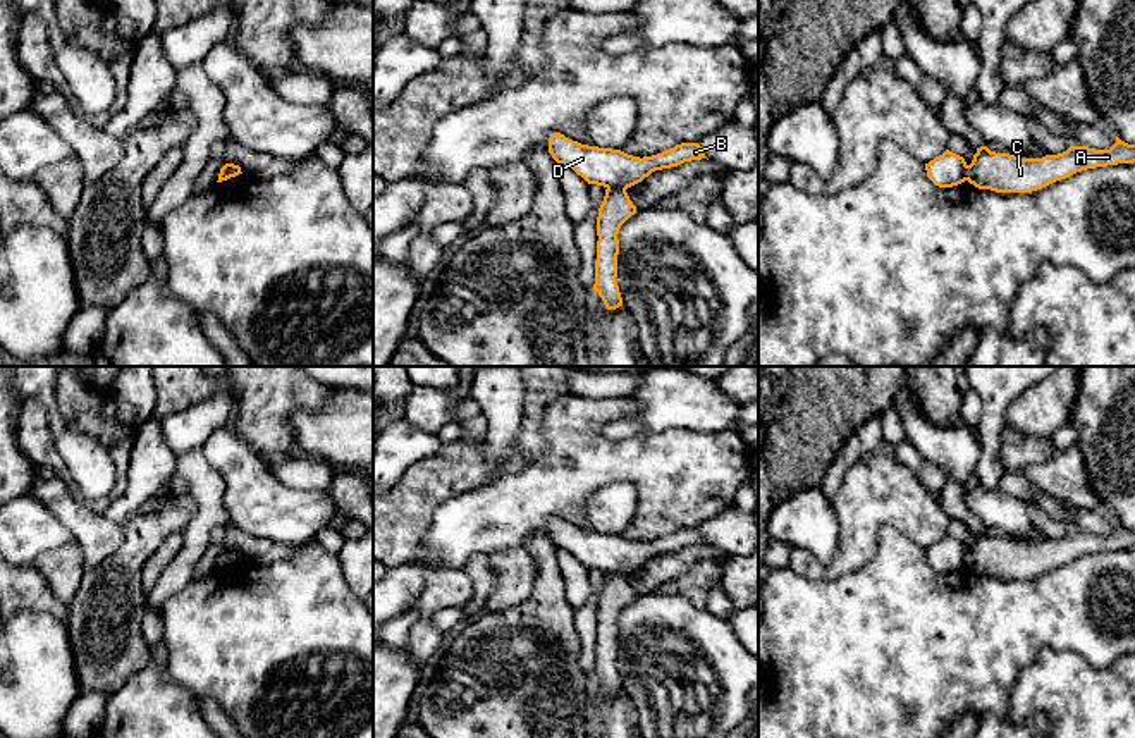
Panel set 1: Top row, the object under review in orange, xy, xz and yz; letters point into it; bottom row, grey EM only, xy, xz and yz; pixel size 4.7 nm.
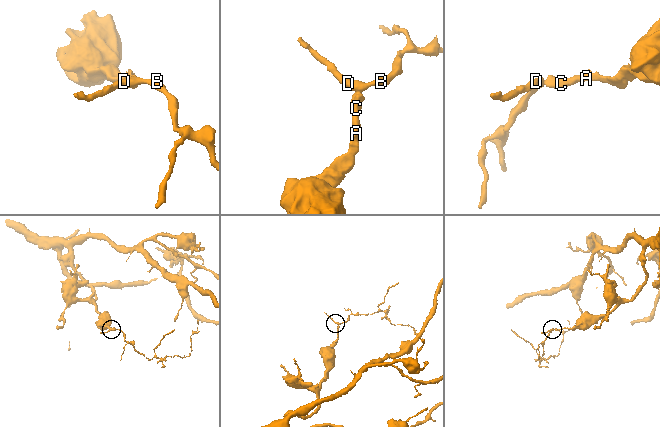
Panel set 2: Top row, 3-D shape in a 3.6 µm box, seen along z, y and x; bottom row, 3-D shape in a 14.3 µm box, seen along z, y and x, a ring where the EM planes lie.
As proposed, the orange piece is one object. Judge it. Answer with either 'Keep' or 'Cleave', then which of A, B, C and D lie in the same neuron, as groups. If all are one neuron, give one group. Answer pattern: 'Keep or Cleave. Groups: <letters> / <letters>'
Cleave. Groups: A C / B D

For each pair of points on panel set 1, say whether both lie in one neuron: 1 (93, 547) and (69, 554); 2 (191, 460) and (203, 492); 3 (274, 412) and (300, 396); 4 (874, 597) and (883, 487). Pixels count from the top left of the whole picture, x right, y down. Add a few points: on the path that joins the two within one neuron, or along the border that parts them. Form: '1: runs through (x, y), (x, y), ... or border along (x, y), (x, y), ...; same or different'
1: border along (76, 541), (85, 570); different
2: runs through (191, 468), (203, 484); same
3: runs through (281, 405), (293, 396); same
4: border along (917, 544), (883, 525), (877, 551), (864, 568); different

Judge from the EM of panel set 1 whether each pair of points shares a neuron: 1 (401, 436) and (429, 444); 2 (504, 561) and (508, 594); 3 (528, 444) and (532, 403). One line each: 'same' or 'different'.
1: same
2: same
3: same

